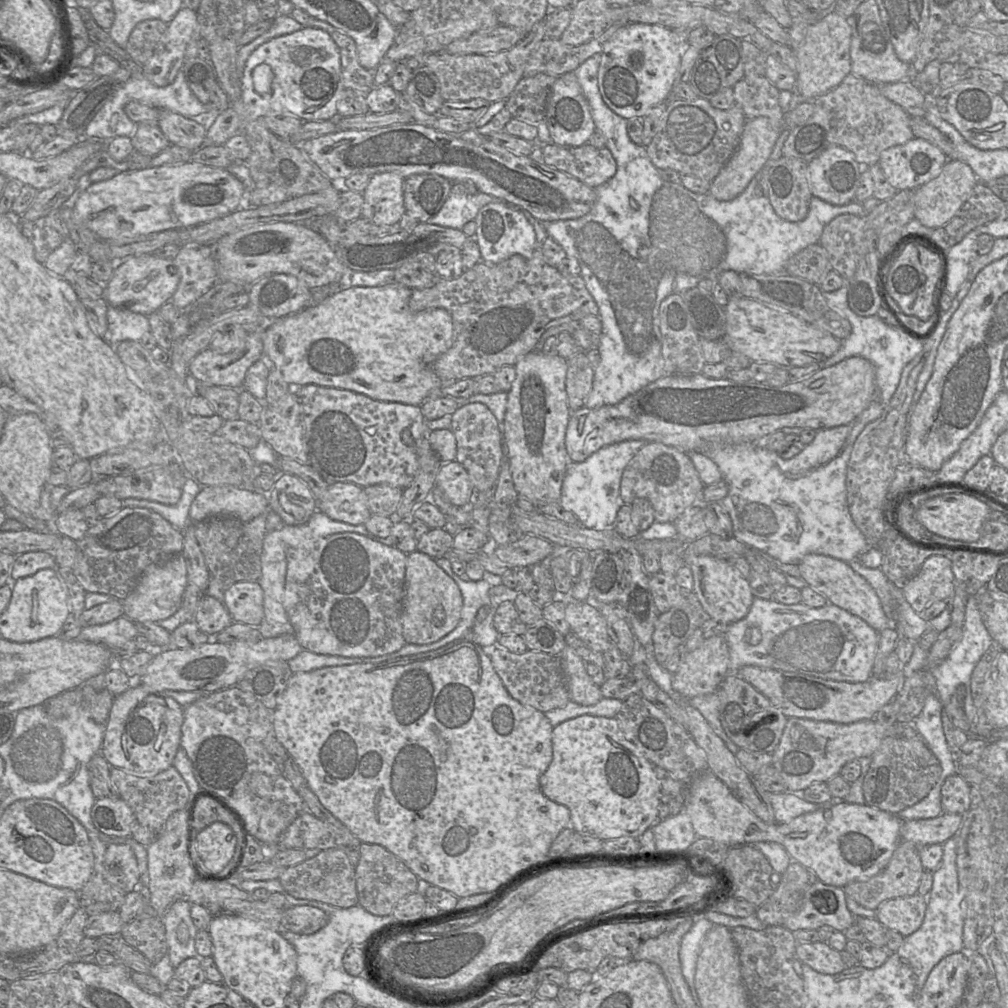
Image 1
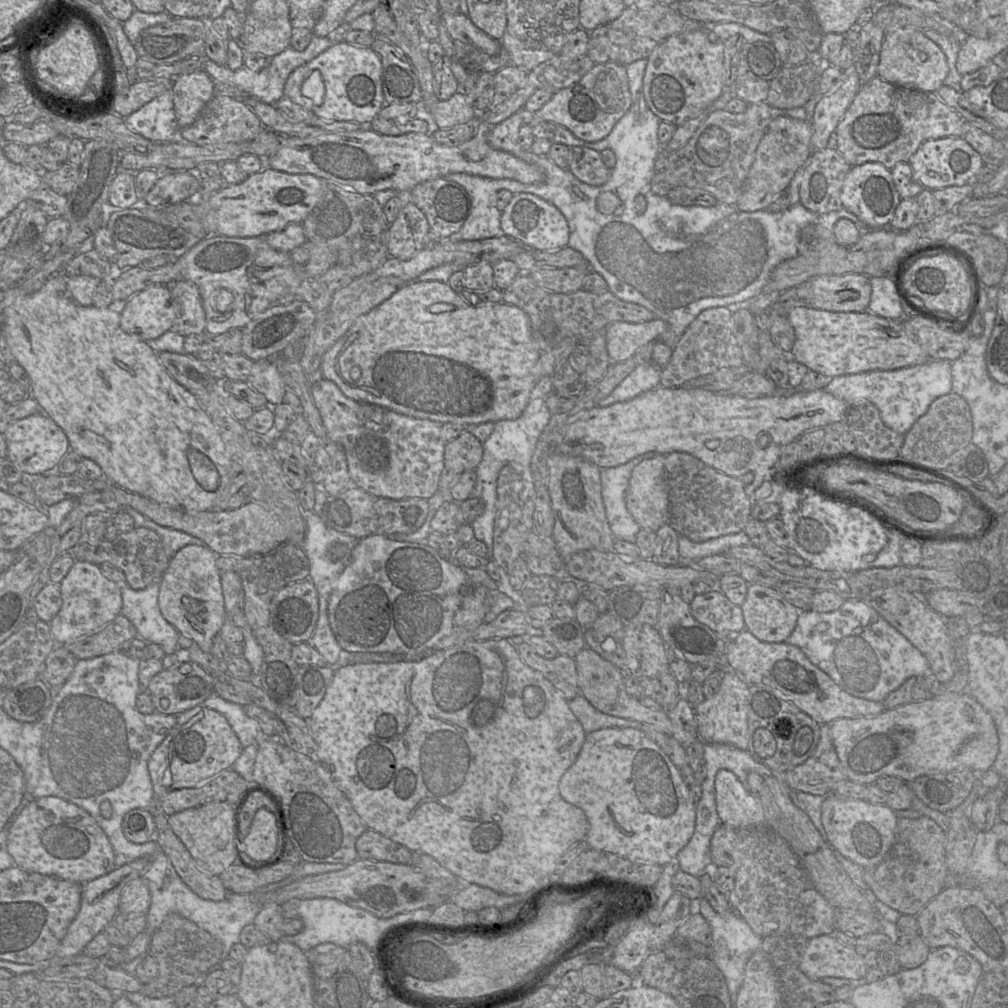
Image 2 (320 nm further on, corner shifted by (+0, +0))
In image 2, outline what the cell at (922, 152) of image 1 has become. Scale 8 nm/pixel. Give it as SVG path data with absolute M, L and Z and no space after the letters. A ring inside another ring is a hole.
M945 137L923 142L908 161L913 178L931 191L971 183L984 163L963 137Z

